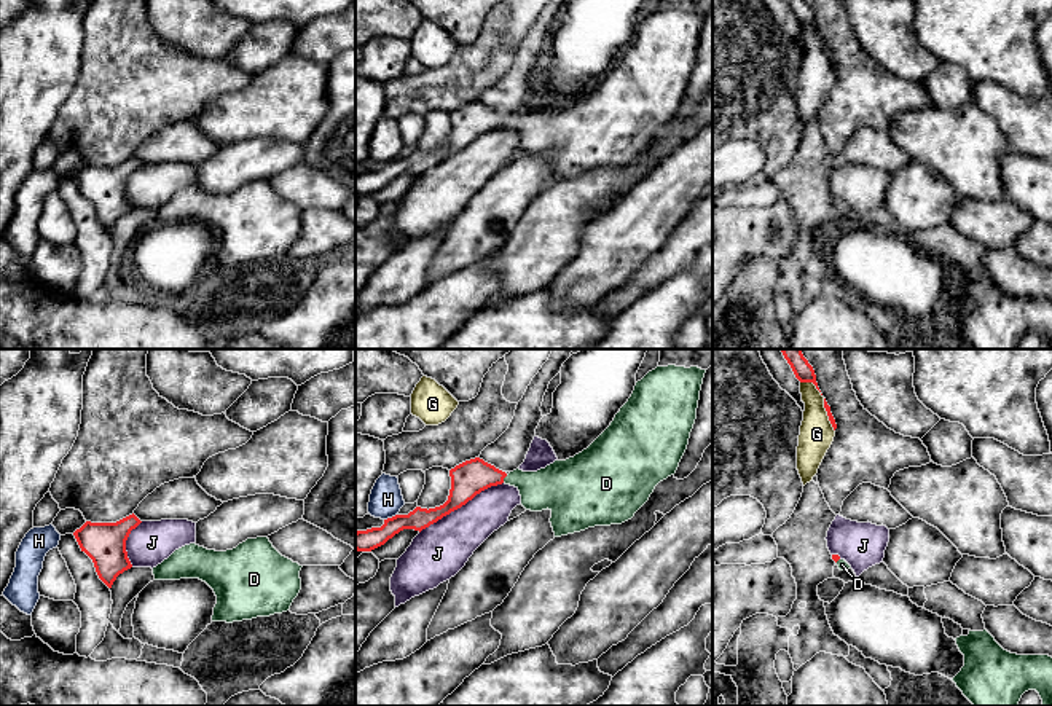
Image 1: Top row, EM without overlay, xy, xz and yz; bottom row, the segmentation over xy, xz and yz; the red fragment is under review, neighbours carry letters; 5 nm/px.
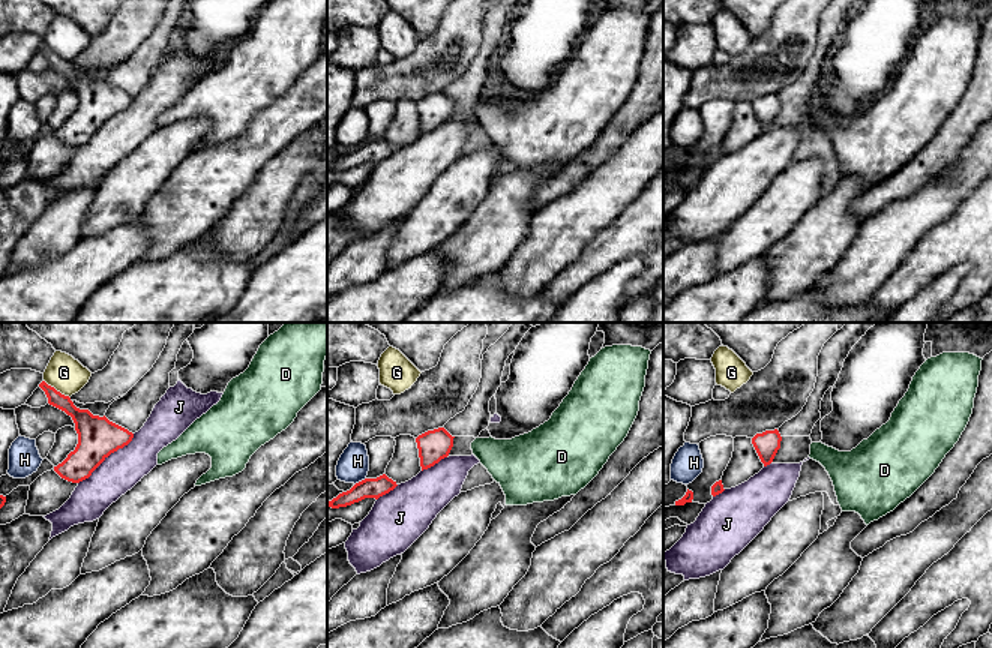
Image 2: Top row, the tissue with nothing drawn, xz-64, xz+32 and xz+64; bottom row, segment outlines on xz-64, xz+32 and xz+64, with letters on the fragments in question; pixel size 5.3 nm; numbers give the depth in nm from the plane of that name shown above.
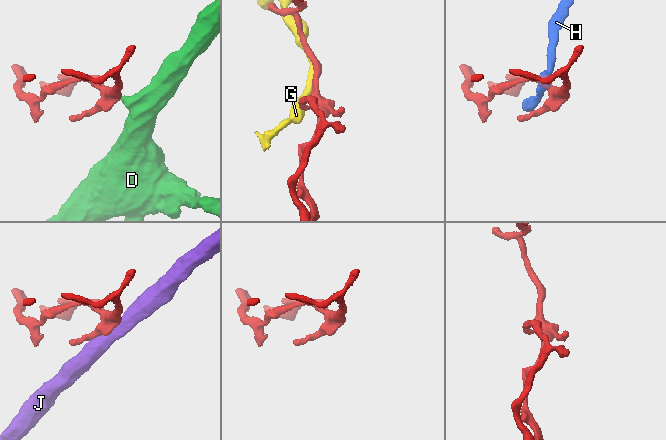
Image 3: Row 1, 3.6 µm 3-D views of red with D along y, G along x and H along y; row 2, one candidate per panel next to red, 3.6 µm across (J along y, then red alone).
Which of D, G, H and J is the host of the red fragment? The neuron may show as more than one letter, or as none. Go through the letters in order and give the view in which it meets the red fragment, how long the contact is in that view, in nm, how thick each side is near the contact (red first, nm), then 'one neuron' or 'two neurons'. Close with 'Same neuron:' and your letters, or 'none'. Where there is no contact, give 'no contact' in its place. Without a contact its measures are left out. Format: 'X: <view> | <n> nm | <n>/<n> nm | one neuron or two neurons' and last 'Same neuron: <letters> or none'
D: xz | 50 nm | 180/220 nm | one neuron
G: yz | 130 nm | 100/170 nm | two neurons
H: xz | 80 nm | 110/170 nm | two neurons
J: xz | 500 nm | 180/280 nm | two neurons
Same neuron: D

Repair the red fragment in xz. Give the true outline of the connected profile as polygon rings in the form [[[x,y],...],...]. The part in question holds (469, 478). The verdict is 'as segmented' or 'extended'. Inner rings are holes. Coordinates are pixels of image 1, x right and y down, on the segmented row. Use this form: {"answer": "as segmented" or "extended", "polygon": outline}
{"answer": "extended", "polygon": [[[657,367],[636,382],[628,402],[615,414],[610,426],[582,453],[537,472],[520,469],[508,475],[480,457],[465,461],[449,470],[448,500],[435,508],[416,507],[408,515],[384,520],[381,528],[355,532],[355,550],[371,551],[384,545],[403,529],[422,531],[451,512],[461,508],[481,491],[510,484],[520,491],[521,505],[531,512],[552,512],[555,537],[574,534],[595,526],[622,524],[649,500],[655,486],[674,475],[687,449],[697,419],[700,390],[706,370],[698,367]]]}

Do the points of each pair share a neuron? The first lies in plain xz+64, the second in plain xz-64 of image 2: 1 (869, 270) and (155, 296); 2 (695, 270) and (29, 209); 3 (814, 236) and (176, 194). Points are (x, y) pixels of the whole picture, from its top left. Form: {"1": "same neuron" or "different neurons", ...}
{"1": "different neurons", "2": "different neurons", "3": "same neuron"}

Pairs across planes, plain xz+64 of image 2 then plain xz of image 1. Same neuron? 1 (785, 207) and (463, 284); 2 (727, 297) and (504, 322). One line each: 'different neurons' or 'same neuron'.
1: different neurons
2: different neurons

